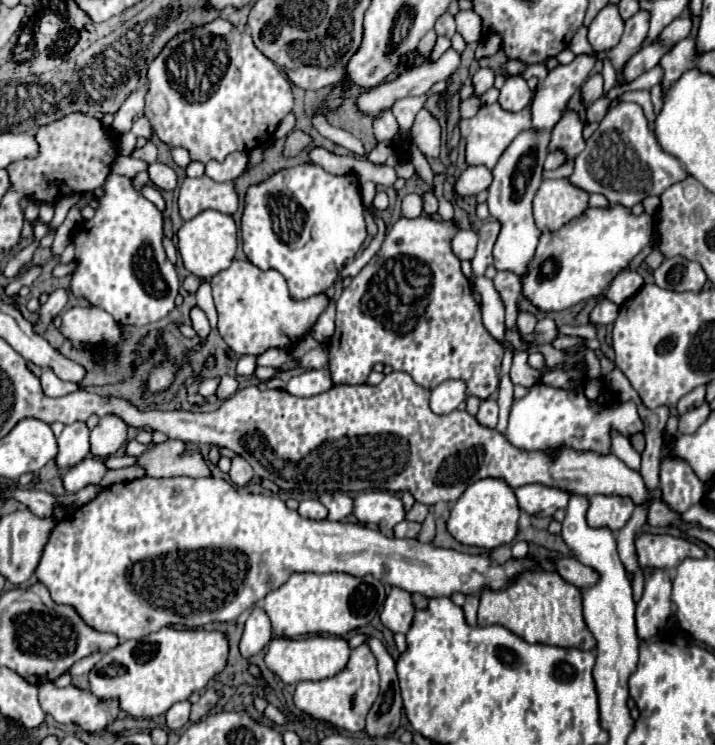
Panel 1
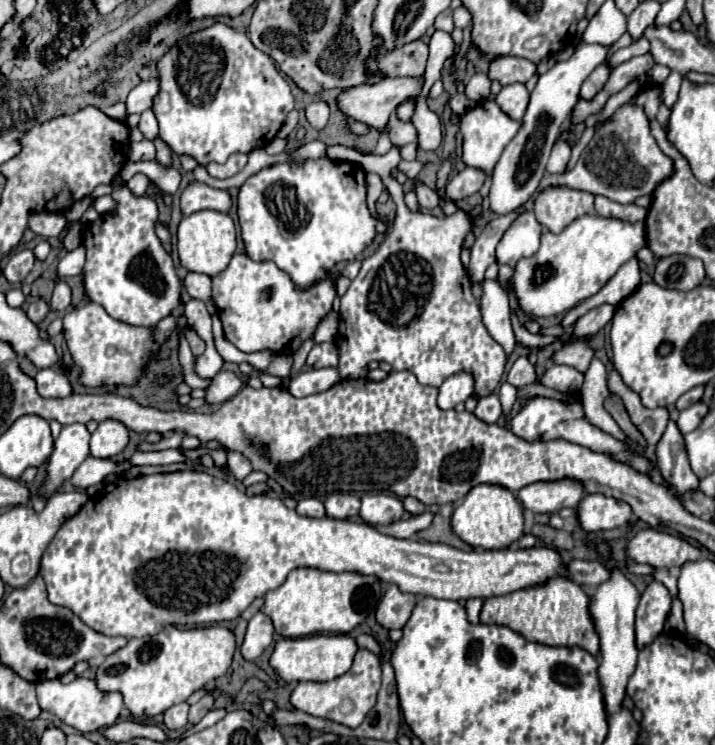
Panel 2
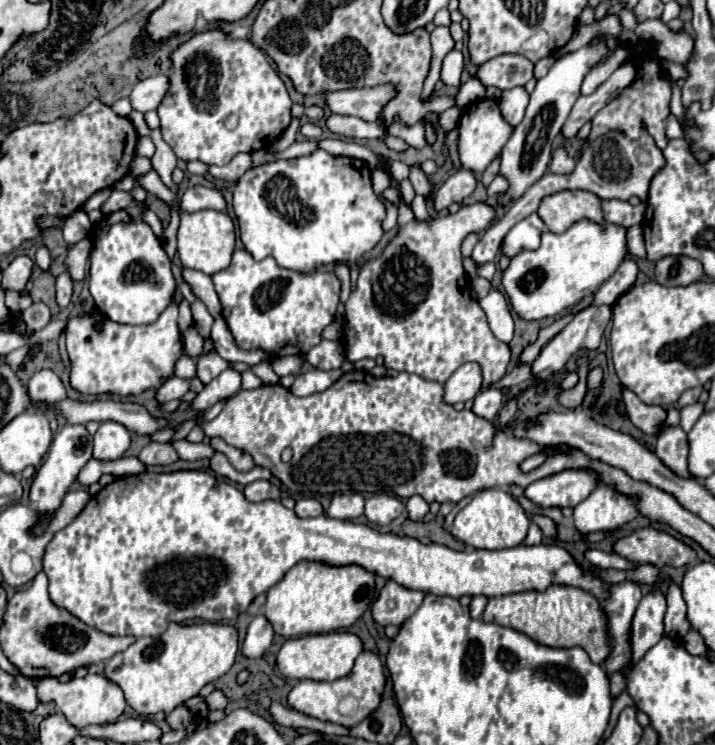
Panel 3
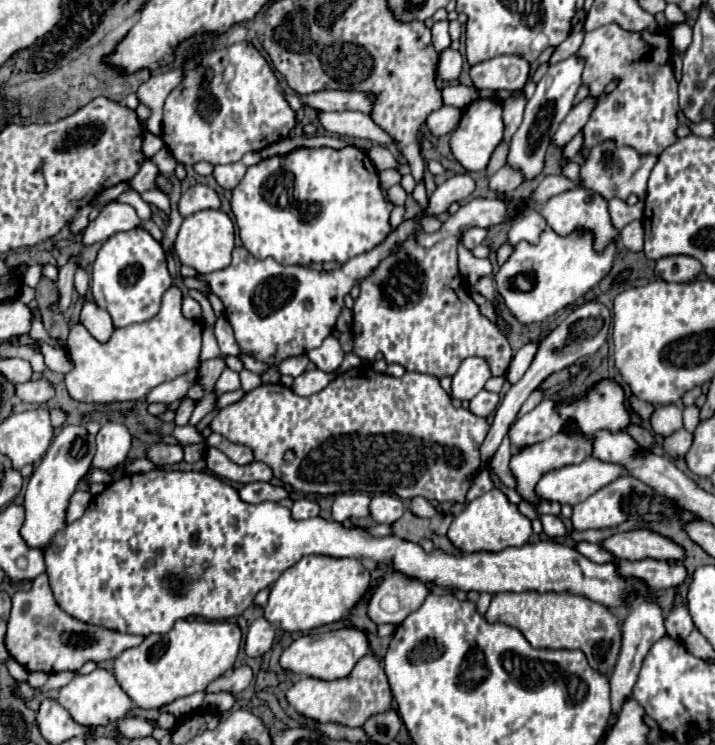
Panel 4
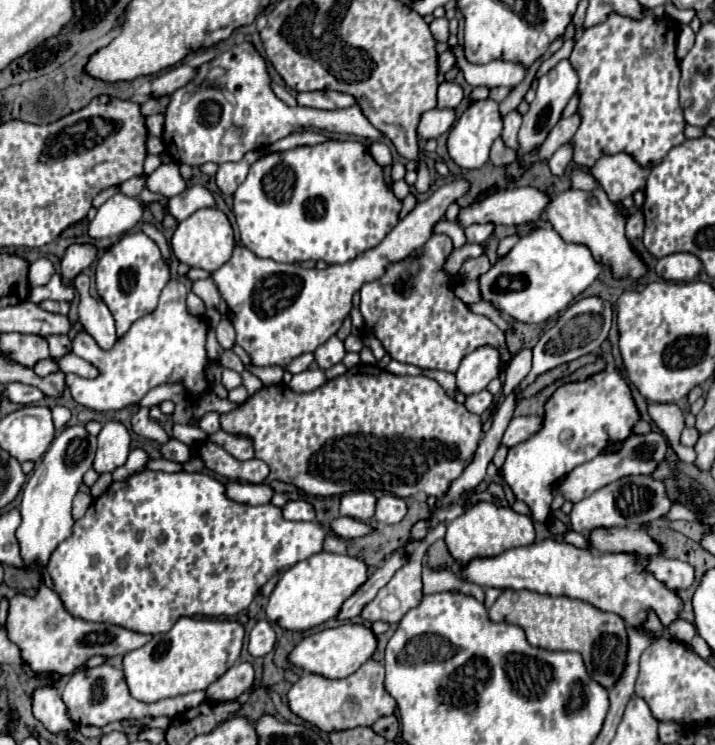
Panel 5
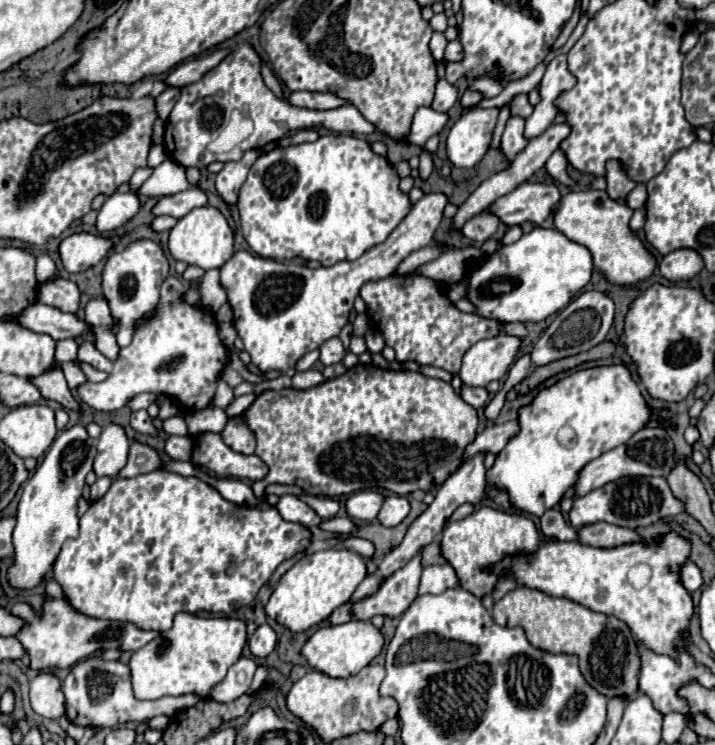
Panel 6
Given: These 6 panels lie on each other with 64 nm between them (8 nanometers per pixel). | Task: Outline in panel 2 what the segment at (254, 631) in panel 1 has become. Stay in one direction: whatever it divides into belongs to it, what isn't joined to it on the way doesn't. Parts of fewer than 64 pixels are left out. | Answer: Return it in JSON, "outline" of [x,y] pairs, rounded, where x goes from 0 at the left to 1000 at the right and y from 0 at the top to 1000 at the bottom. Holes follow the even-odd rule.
{"outline":[[[361,821],[358,827],[352,827],[352,832],[347,835],[347,846],[344,846],[344,856],[336,867],[336,875],[344,886],[358,886],[378,864],[380,864],[380,854],[383,854],[383,840],[380,832],[369,824]]]}

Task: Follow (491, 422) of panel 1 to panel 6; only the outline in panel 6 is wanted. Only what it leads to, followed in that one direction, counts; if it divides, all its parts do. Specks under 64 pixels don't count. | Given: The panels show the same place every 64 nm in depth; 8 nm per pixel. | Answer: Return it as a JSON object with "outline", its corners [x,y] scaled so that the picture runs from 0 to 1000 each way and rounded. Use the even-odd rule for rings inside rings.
{"outline":[[[646,515],[646,534],[669,550],[669,548],[677,548],[677,542],[683,540],[683,526],[680,521],[660,521],[660,518]]]}

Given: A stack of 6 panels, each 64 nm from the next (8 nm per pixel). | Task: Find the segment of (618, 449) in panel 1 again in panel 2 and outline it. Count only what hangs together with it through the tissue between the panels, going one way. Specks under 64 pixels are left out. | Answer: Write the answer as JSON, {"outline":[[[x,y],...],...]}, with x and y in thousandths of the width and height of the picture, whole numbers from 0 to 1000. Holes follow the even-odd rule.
{"outline":[[[828,481],[828,489],[822,499],[817,502],[817,518],[811,523],[814,529],[814,545],[822,558],[822,564],[834,572],[839,572],[845,580],[856,583],[864,591],[878,591],[876,583],[867,577],[867,572],[859,566],[859,561],[845,548],[845,534],[853,529],[848,515],[848,494],[839,483]]]}

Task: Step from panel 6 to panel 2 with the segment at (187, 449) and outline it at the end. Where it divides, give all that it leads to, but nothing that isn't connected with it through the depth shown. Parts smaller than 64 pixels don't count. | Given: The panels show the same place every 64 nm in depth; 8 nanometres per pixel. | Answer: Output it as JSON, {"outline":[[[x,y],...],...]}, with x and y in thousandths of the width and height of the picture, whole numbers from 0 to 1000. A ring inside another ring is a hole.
{"outline":[[[210,604],[210,607],[187,607],[182,620],[187,626],[201,624],[236,624],[248,620],[257,620],[260,615],[249,604]]]}

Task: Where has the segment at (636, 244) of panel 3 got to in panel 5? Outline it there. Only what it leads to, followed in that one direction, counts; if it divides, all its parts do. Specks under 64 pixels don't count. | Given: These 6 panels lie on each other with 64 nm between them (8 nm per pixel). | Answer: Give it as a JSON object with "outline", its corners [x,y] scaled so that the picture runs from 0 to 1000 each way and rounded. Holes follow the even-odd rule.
{"outline":[[[890,282],[890,287],[884,287],[878,293],[878,301],[876,301],[876,317],[881,322],[890,322],[898,317],[898,309],[901,309],[901,290],[895,282]]]}

